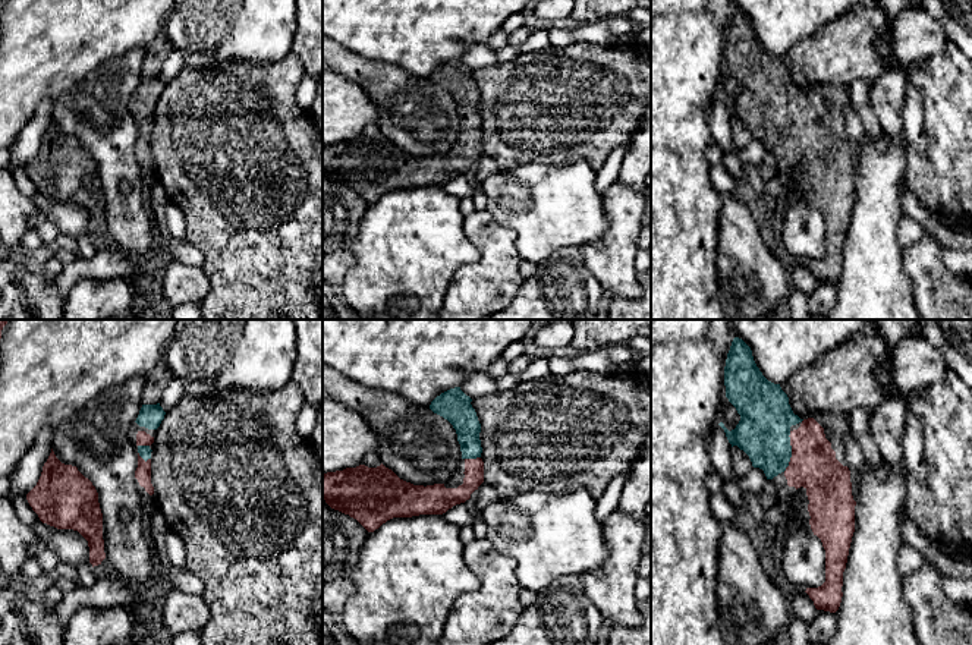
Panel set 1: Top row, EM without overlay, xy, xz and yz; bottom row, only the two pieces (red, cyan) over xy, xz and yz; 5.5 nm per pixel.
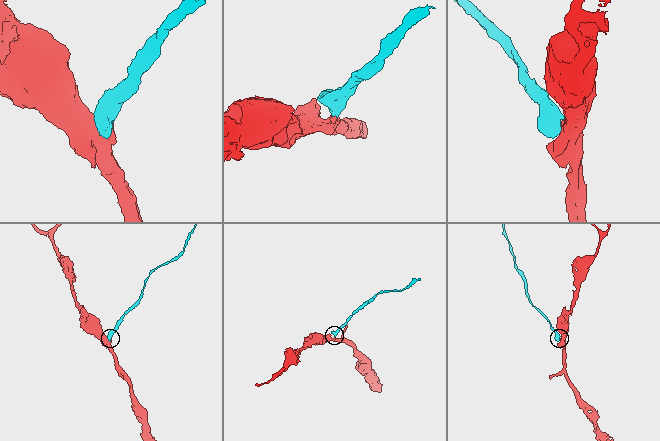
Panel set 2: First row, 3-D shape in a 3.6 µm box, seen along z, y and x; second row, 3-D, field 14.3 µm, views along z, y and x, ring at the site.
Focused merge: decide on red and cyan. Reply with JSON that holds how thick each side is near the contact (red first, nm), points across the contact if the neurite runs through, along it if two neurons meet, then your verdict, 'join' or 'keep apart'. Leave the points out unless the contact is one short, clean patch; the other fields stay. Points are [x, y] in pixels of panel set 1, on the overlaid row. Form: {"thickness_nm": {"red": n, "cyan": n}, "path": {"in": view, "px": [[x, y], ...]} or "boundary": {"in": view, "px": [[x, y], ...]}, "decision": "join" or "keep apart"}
{"thickness_nm": {"red": 260, "cyan": 280}, "path": {"in": "yz", "px": [[812, 465], [801, 453], [792, 452], [780, 450], [763, 433]]}, "decision": "join"}

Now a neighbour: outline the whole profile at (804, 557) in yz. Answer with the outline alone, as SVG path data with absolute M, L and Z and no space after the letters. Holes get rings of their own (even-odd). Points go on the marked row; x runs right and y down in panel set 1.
M798 488L793 494L793 510L786 516L781 567L795 585L818 588L825 582L825 550L811 529L808 504L806 488Z

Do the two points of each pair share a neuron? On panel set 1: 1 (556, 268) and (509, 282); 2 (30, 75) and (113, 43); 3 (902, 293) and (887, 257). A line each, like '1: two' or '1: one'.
1: two
2: one
3: one

